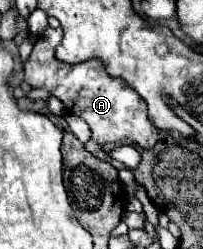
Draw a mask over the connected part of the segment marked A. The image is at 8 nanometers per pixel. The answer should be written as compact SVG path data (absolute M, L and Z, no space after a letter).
M46 29L34 43L34 51L24 63L24 73L26 73L24 81L30 87L48 89L50 95L58 97L70 113L82 117L90 125L92 141L96 143L134 143L144 149L156 145L158 129L148 119L144 99L132 87L128 87L128 83L122 83L122 79L108 75L100 59L88 59L76 65L58 61L52 55L52 29Z

